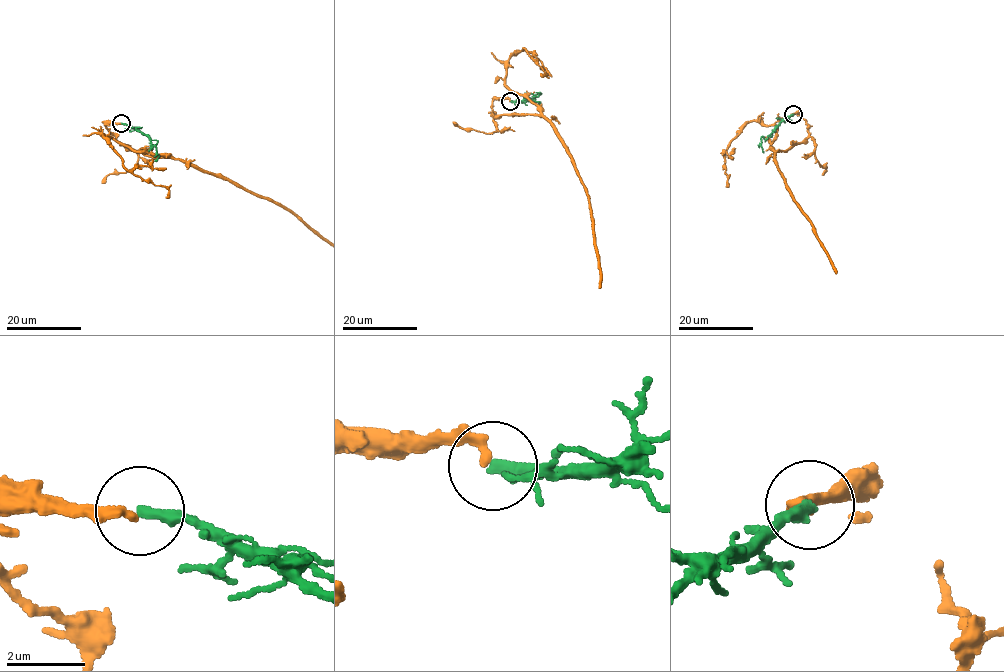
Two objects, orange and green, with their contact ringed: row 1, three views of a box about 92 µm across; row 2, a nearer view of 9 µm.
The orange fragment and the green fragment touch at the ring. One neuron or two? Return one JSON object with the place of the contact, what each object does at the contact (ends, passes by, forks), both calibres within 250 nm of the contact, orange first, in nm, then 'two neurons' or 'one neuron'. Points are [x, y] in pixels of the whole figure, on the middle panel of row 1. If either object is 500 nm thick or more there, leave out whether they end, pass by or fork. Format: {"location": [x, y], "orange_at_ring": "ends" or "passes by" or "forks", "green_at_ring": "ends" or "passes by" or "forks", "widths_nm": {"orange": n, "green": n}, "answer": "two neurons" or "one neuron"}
{"location": [510, 101], "orange_at_ring": "ends", "green_at_ring": "ends", "widths_nm": {"orange": 240, "green": 320}, "answer": "two neurons"}

